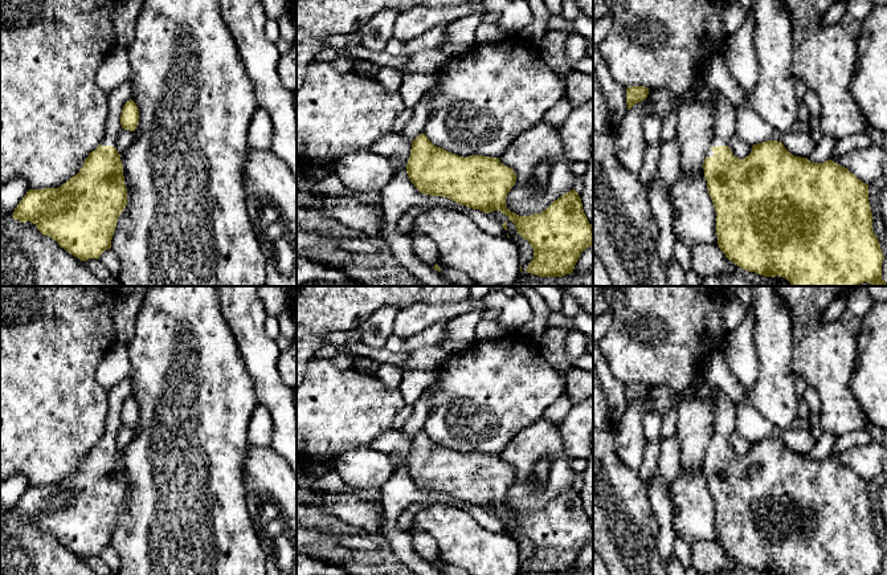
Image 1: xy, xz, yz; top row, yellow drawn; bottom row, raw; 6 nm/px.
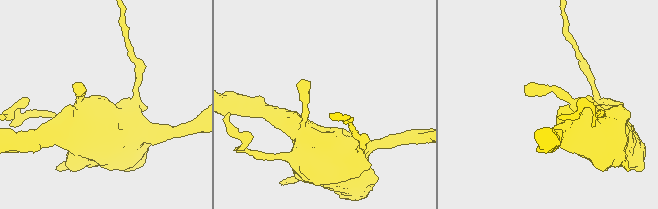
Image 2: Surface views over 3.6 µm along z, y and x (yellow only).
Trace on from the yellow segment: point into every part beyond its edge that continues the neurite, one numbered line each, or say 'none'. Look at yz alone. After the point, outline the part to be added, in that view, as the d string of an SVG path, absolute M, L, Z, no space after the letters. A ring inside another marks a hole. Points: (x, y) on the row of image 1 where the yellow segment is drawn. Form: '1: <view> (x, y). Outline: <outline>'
1: yz (724, 118). Outline: M711 89L714 106L714 134L711 147L706 152L706 158L714 156L712 147L728 146L729 139L735 134L736 113L735 106L719 91Z

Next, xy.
1: xy (117, 98). Outline: M130 79L118 86L109 94L109 117L106 121L106 134L101 146L115 147L117 136L122 130L120 114L124 103L132 98L132 87Z

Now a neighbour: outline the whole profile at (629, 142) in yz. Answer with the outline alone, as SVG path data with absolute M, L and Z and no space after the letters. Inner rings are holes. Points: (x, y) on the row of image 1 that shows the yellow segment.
M662 87L649 89L647 98L635 103L614 132L614 154L620 163L638 175L643 166L646 140L643 122L647 117L666 117L675 107L675 95Z

